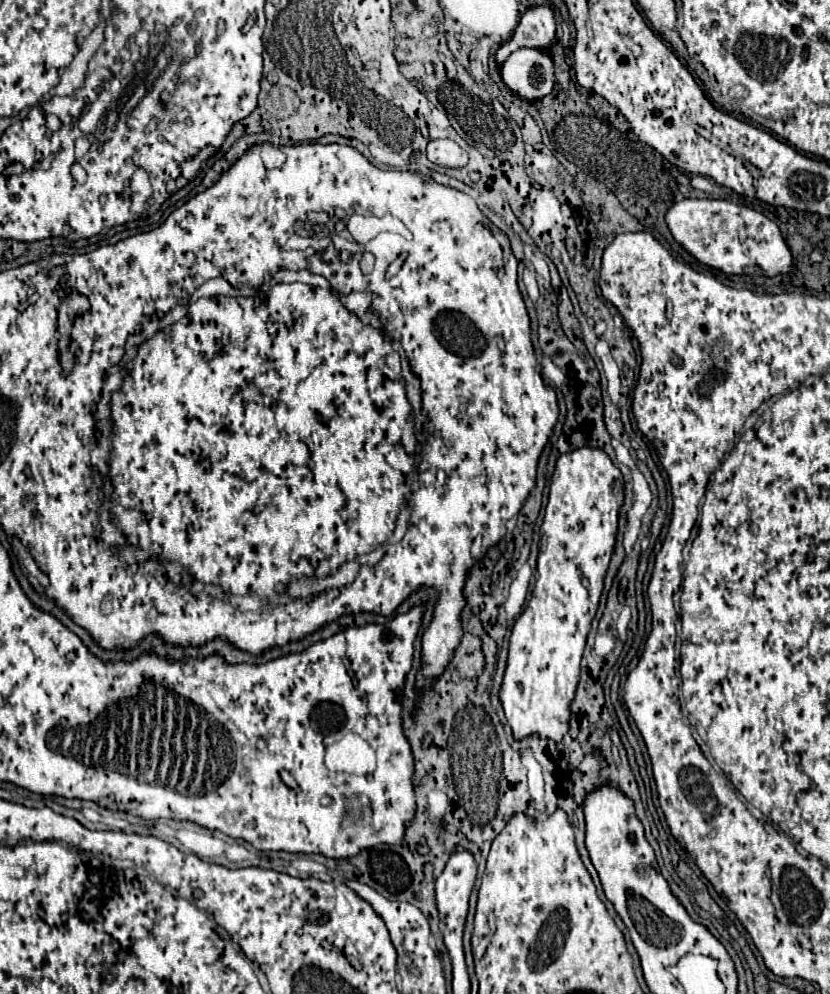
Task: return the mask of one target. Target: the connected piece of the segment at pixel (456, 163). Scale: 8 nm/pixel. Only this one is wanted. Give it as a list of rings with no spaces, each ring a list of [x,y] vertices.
[[[430,140],[428,160],[444,168],[462,168],[468,164],[468,154],[454,140]]]

